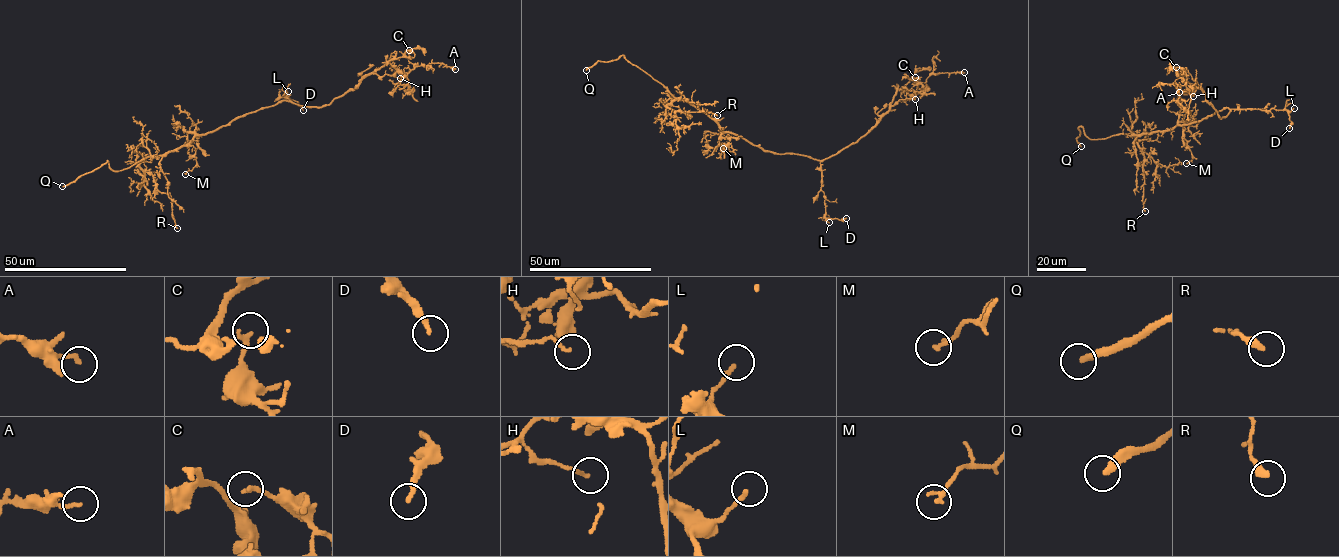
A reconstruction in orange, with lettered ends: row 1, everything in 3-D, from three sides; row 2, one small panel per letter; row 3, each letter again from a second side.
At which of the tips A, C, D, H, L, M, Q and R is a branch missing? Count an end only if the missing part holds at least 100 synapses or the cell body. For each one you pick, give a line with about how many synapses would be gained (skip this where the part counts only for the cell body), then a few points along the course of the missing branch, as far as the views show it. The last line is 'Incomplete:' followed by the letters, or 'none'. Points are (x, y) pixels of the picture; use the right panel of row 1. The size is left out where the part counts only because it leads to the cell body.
Incomplete: Q

